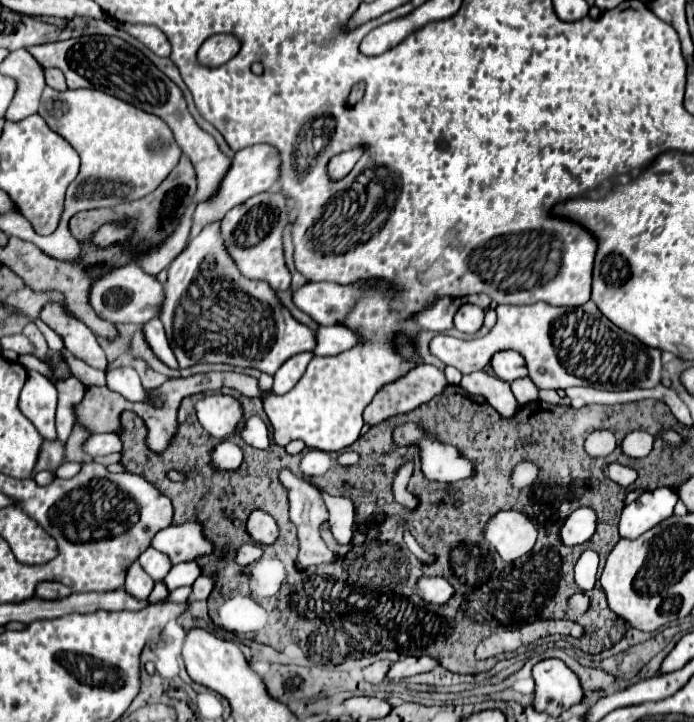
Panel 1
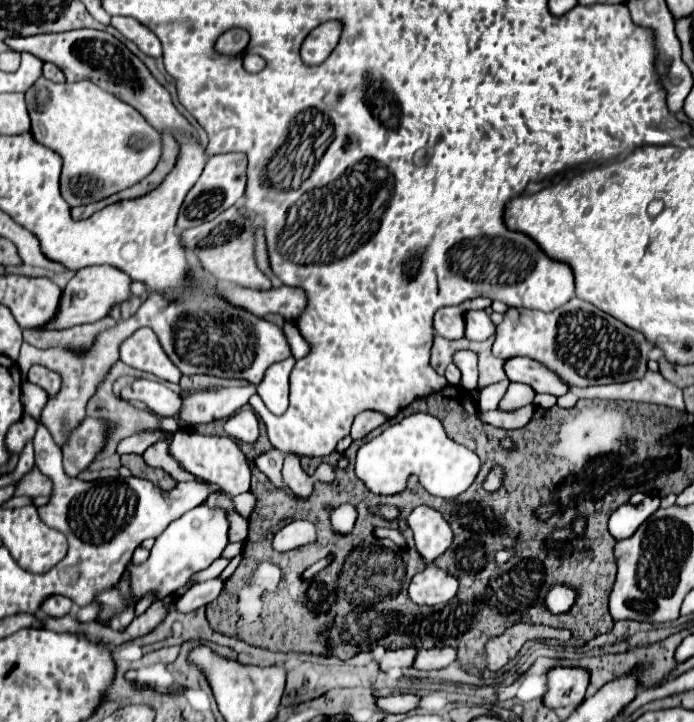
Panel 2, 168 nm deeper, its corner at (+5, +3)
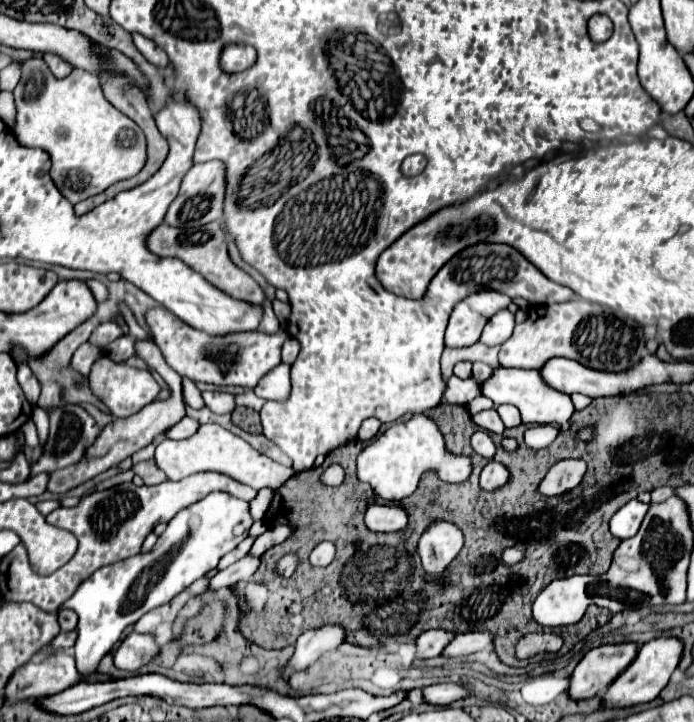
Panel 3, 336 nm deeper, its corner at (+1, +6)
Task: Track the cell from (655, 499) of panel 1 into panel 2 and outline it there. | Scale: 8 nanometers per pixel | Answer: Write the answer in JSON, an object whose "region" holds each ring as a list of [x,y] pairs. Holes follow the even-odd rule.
{"region":[[[647,496],[641,504],[623,504],[609,518],[609,532],[615,540],[623,540],[635,534],[635,530],[659,508],[657,496]]]}

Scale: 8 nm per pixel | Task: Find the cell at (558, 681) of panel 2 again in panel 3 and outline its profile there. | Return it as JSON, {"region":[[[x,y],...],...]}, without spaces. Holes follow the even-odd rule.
{"region":[[[621,643],[621,645],[603,645],[591,649],[575,667],[569,685],[569,697],[591,699],[597,693],[603,693],[607,685],[635,659],[637,645]]]}

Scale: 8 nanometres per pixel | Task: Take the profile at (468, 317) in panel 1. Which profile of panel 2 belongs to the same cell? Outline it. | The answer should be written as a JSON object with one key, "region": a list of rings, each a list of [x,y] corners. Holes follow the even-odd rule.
{"region":[[[471,310],[467,312],[467,328],[465,328],[465,336],[469,340],[477,340],[477,342],[483,342],[487,340],[489,336],[495,334],[497,326],[493,324],[493,320],[489,318],[487,312],[481,312],[481,310]]]}

